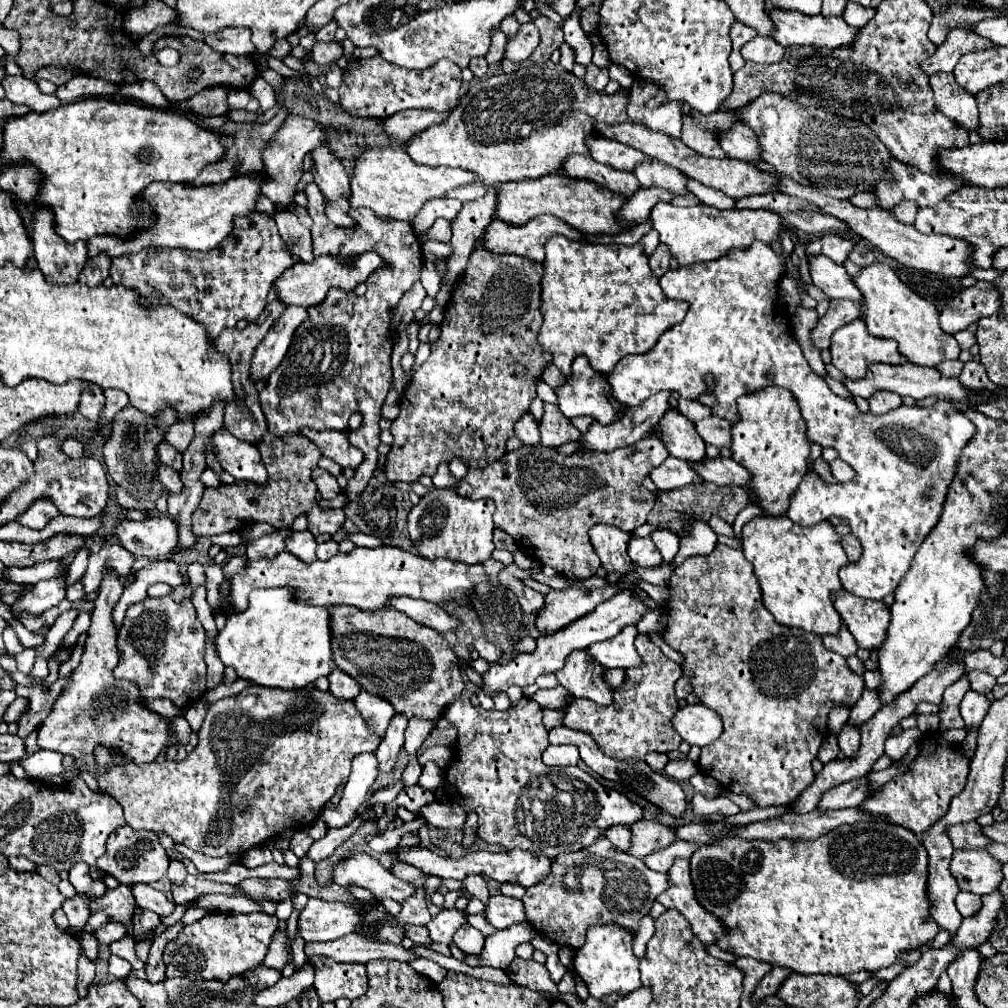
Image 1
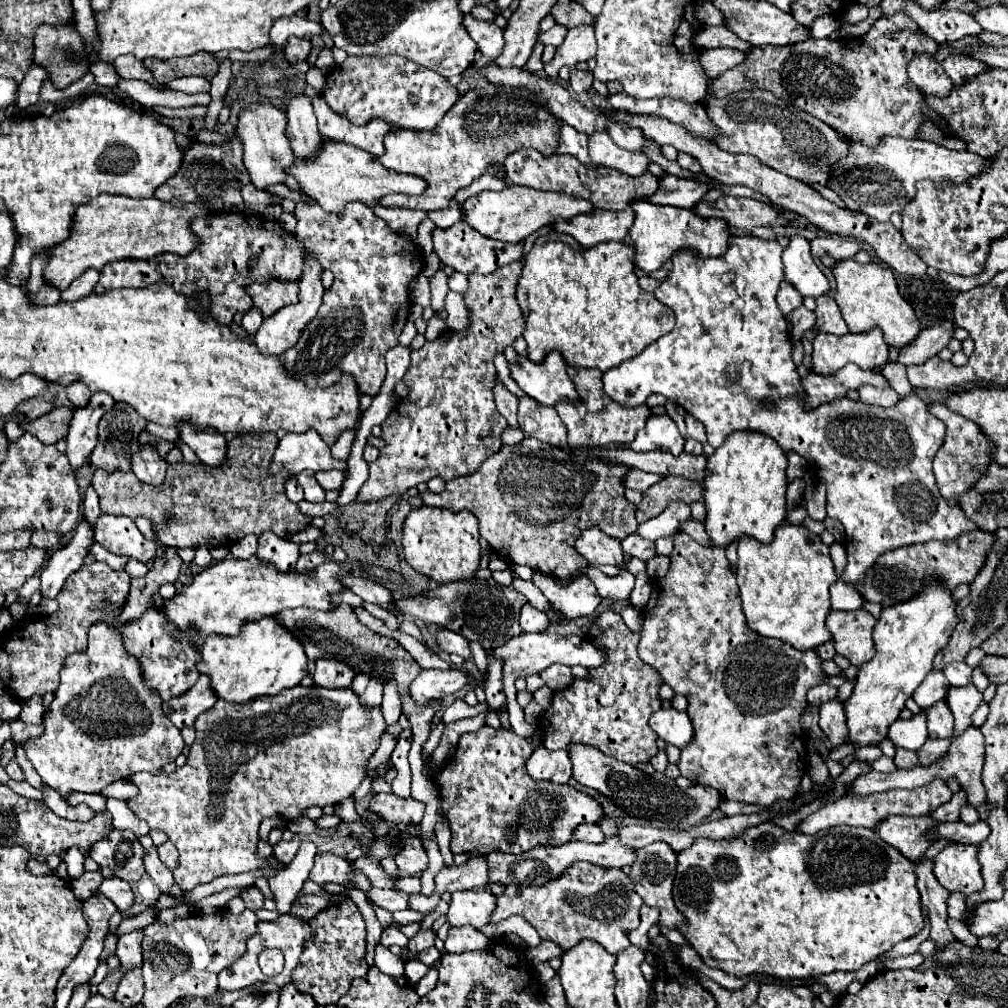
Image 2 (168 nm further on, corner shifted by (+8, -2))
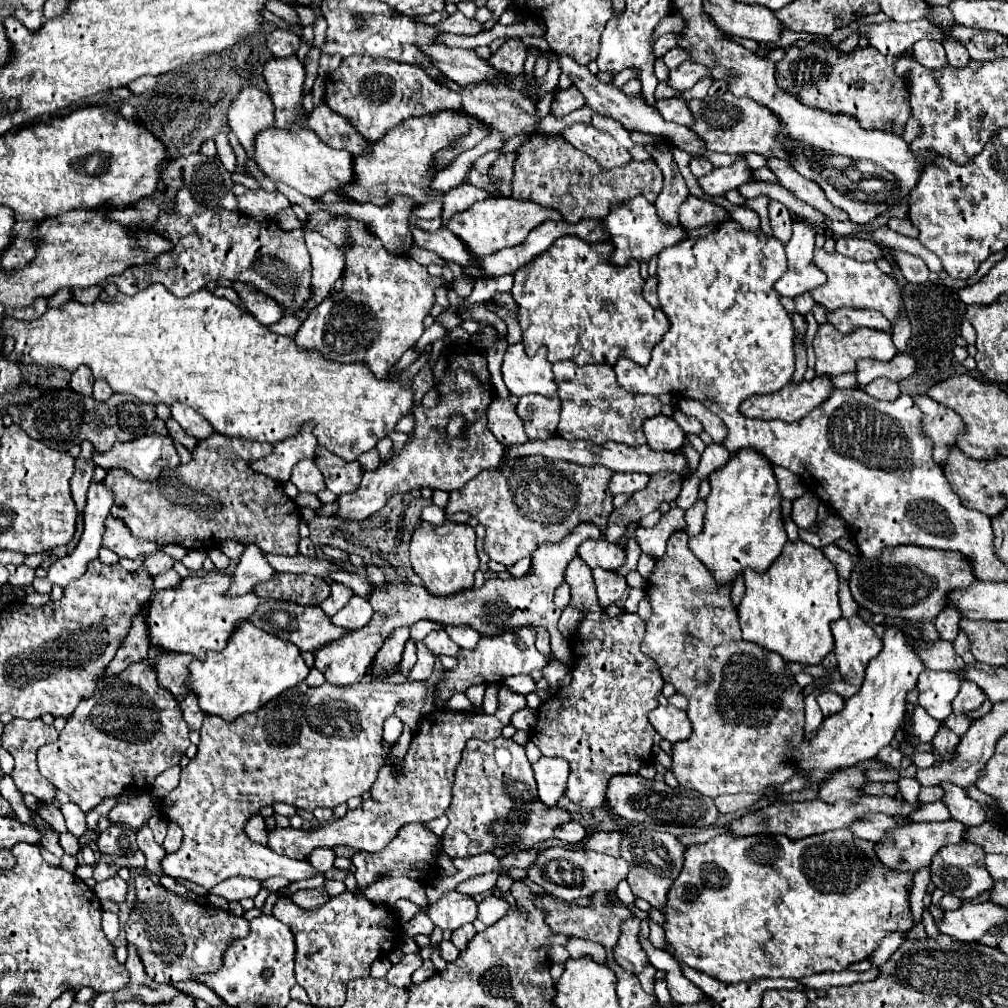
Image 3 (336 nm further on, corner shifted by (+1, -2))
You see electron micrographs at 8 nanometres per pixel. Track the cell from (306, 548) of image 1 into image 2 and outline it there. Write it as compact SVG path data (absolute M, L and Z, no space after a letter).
M266 531L258 537L256 557L264 559L264 563L272 563L272 567L276 567L278 571L292 571L300 557L300 551L296 543L280 539L278 535Z

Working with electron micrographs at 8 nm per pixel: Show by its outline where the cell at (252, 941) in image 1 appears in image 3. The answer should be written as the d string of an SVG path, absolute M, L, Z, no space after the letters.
M147 875L135 877L135 889L137 889L137 907L133 909L129 921L125 923L127 941L137 947L137 953L145 965L147 975L157 983L181 983L181 981L195 981L197 975L203 973L217 973L223 967L223 953L233 941L239 941L249 935L249 921L245 917L237 917L225 909L217 909L209 903L189 903L179 897L175 897L171 891L167 891L161 885L155 885Z

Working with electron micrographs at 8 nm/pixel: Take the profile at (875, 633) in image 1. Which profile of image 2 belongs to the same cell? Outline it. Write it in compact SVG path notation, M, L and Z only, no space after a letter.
M864 609L858 611L830 611L826 627L834 635L834 649L852 665L860 667L874 657L872 627L876 619Z

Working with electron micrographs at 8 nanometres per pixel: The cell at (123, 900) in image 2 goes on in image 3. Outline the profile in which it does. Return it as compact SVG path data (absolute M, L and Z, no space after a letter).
M111 877L107 881L101 881L95 885L95 895L101 901L115 901L115 903L123 903L127 899L127 883L121 877Z

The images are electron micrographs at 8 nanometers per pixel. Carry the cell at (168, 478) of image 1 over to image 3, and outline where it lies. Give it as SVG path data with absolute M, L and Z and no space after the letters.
M145 435L131 443L115 443L107 453L95 451L95 463L103 469L125 469L141 481L155 481L165 467L179 465L171 437Z

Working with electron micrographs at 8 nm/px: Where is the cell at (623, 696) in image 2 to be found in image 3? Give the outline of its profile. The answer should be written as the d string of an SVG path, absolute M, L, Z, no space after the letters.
M575 557L565 571L565 581L571 587L571 605L585 611L585 619L577 627L571 649L575 659L573 681L569 687L559 689L551 701L543 703L537 711L537 725L531 731L531 741L539 747L539 751L547 757L565 757L571 765L571 775L567 783L567 797L585 807L595 809L605 803L605 785L607 779L615 773L639 773L643 765L649 765L653 759L653 735L647 715L651 709L659 705L659 695L665 685L659 667L653 659L641 653L639 645L645 637L645 621L637 613L623 613L617 617L607 617L595 599L595 587L591 569Z

